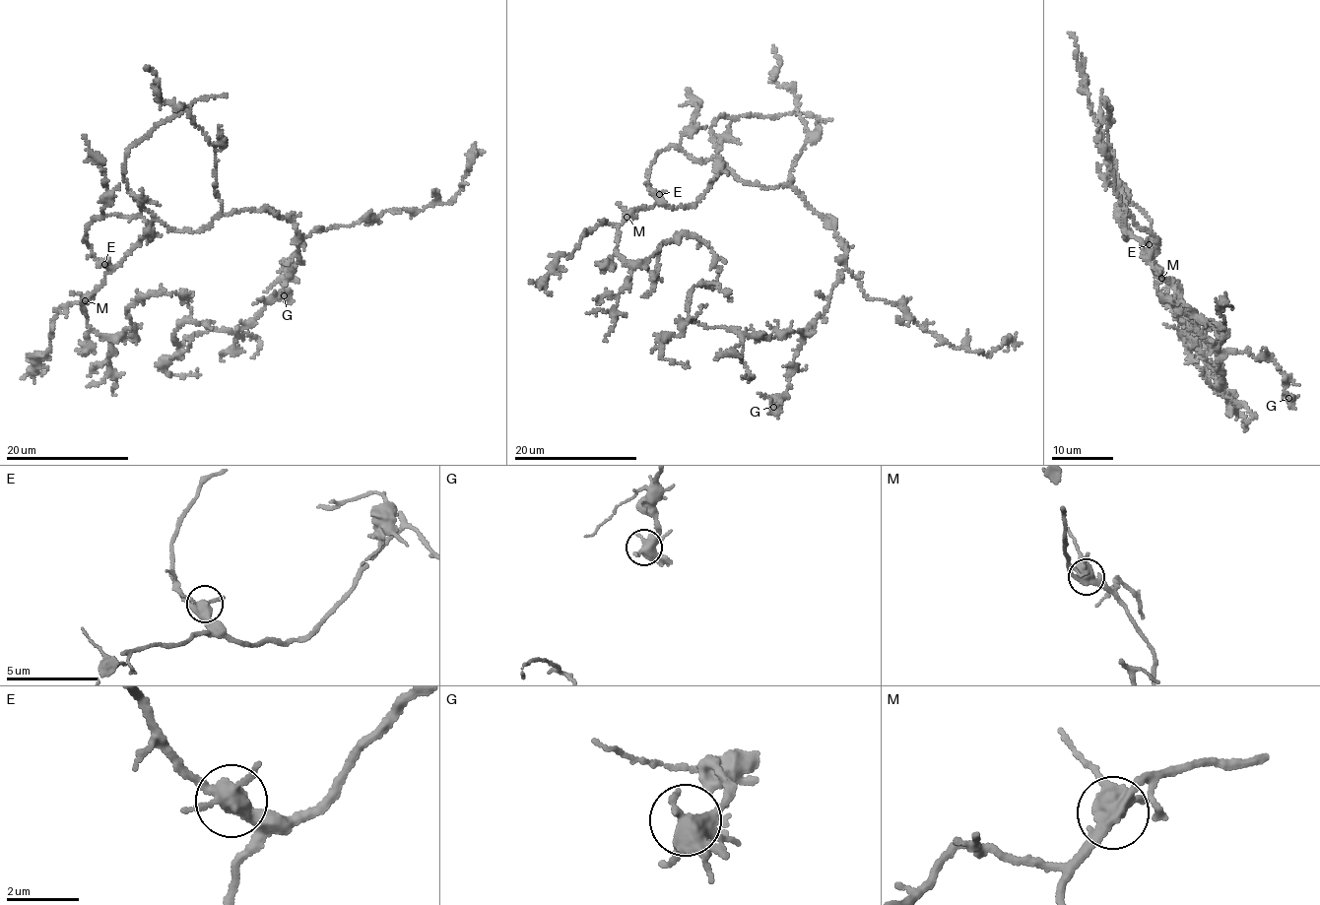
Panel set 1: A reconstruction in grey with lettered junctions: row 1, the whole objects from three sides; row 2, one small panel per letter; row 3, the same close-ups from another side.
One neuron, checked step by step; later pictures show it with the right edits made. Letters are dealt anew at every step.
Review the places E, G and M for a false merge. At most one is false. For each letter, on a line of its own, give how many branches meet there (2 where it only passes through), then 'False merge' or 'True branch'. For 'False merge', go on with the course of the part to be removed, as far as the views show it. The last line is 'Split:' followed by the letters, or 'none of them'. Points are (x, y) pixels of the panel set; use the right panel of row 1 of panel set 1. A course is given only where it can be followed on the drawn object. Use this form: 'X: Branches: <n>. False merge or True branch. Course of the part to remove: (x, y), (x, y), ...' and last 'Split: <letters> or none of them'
E: Branches: 4. True branch
G: Branches: 4. True branch
M: Branches: 4. True branch
Split: none of them

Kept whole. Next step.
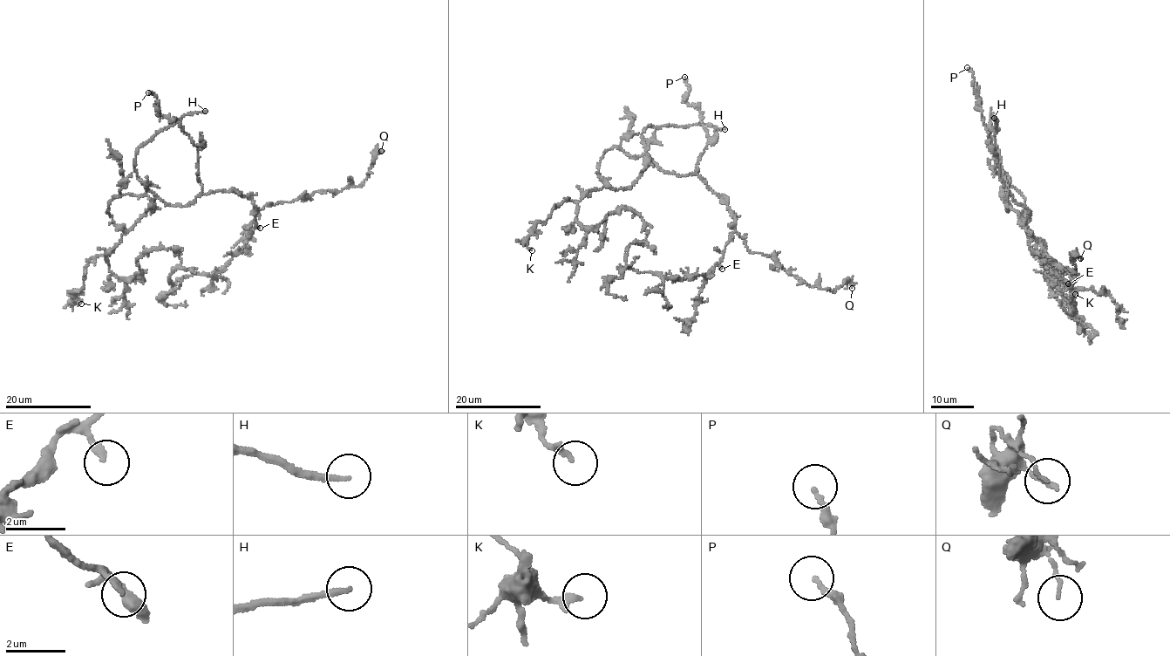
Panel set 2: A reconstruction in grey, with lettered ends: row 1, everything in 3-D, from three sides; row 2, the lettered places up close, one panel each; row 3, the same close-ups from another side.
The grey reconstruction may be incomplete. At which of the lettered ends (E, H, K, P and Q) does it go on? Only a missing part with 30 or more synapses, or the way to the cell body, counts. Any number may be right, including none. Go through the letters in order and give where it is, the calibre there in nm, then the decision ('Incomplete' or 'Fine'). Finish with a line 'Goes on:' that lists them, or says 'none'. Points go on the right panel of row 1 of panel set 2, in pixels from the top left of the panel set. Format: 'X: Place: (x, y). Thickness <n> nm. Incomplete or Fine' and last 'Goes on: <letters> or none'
E: Place: (1068, 283). Thickness 200 nm. Incomplete
H: Place: (994, 118). Thickness 190 nm. Incomplete
K: Place: (1075, 294). Thickness 200 nm. Fine
P: Place: (967, 67). Thickness 170 nm. Fine
Q: Place: (1080, 258). Thickness 100 nm. Fine
Goes on: E, H

